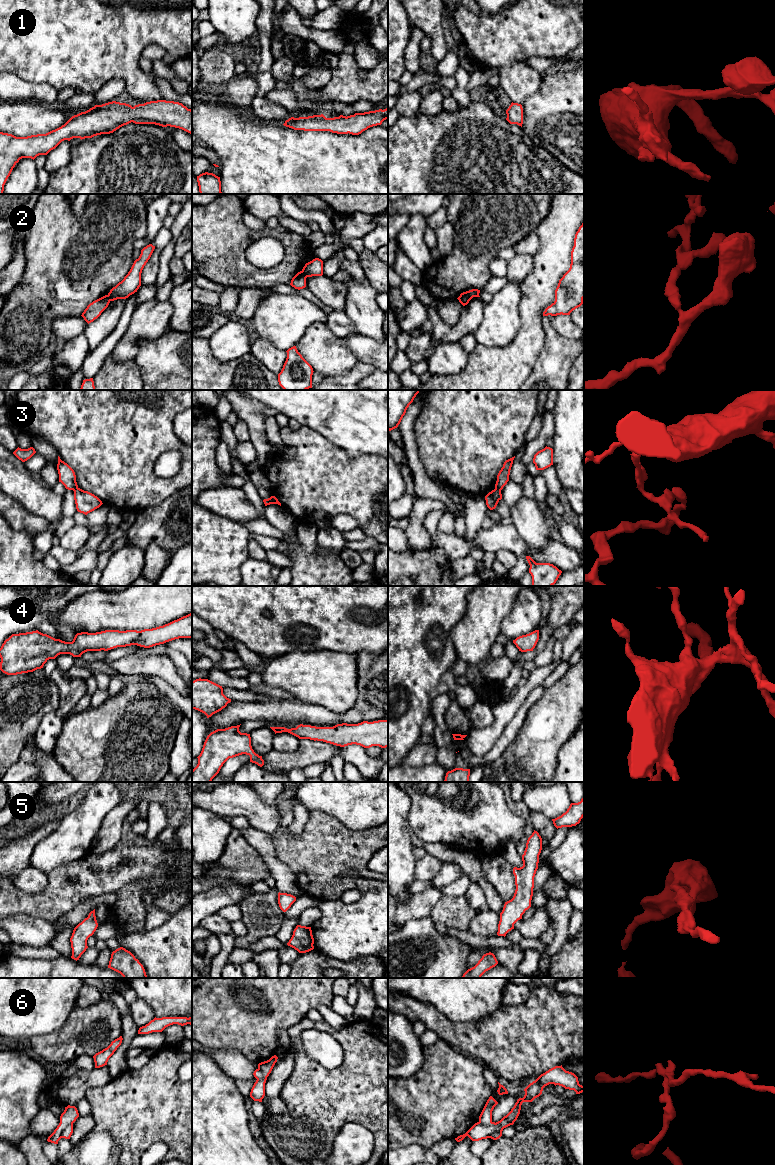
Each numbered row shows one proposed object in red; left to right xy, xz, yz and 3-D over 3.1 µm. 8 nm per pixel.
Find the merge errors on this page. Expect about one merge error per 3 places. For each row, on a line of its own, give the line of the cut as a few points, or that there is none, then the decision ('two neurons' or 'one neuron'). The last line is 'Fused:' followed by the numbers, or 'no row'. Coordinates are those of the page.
1: no cut; one neuron
2: cut in xz along (301, 271), (306, 277); two neurons
3: cut in yz along (495, 487), (500, 490); two neurons
4: no cut; one neuron
5: no cut; one neuron
6: no cut; one neuron
Fused: 2, 3

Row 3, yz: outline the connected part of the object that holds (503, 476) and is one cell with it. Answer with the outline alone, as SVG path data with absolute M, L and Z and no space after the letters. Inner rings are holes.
M515 456L504 462L503 467L501 468L501 470L497 475L497 481L495 484L496 489L502 490L503 487L509 481L510 470L511 470L514 458Z

